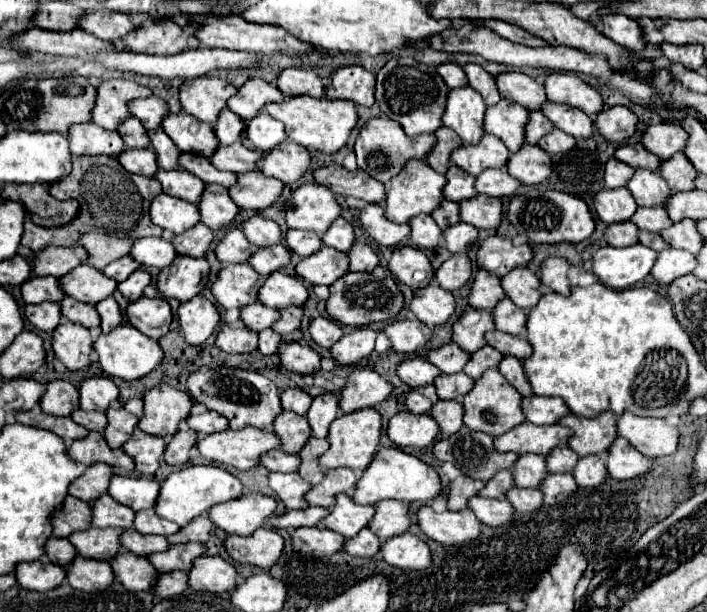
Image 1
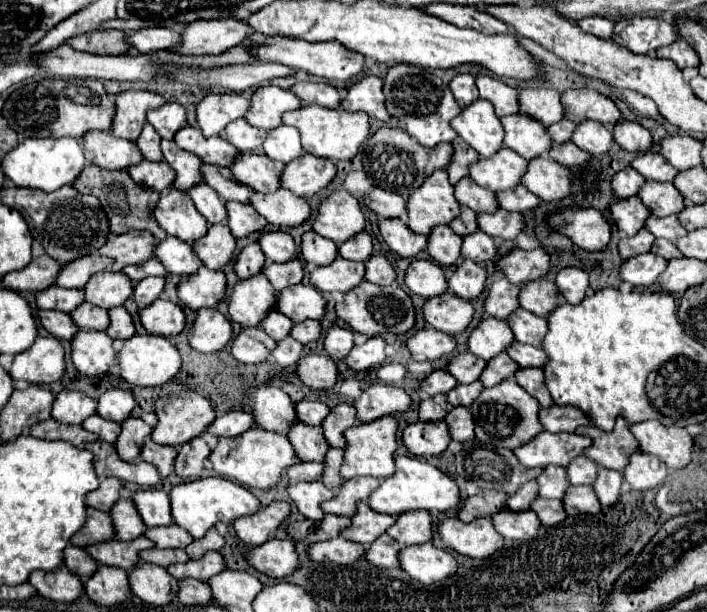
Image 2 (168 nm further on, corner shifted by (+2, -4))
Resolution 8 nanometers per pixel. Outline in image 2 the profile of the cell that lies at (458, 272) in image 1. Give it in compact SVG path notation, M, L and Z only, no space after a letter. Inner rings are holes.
M465 259L461 265L457 265L455 273L449 277L449 291L469 301L483 293L485 281L487 281L485 267L473 263L471 259Z

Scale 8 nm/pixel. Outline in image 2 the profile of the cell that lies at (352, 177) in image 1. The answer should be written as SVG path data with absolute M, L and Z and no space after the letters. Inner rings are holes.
M373 189L365 195L365 205L379 217L379 219L391 219L391 217L405 217L405 199L397 193L385 191L385 189Z

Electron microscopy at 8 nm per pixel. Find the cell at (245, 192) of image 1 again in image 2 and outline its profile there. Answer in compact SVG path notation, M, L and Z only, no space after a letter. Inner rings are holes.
M285 187L267 195L255 193L251 197L251 205L275 227L299 227L311 215L307 201Z

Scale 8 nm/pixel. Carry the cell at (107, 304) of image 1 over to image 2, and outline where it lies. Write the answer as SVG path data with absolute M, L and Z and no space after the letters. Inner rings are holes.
M113 307L109 311L109 317L111 317L111 325L107 329L107 335L111 339L131 339L135 335L133 319L125 307Z

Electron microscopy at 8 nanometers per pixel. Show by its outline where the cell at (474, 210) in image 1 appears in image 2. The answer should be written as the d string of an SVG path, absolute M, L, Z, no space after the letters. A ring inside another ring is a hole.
M499 209L497 213L481 213L477 221L479 229L495 239L515 239L527 227L521 213L511 213L505 209Z

